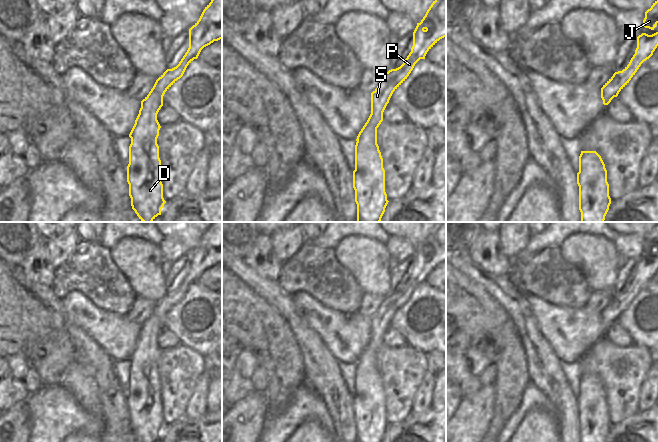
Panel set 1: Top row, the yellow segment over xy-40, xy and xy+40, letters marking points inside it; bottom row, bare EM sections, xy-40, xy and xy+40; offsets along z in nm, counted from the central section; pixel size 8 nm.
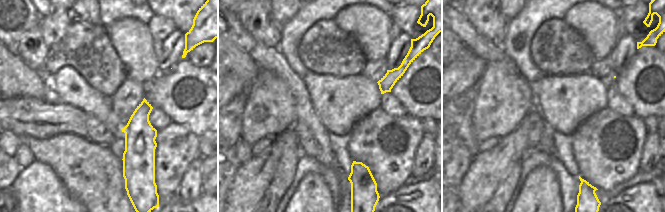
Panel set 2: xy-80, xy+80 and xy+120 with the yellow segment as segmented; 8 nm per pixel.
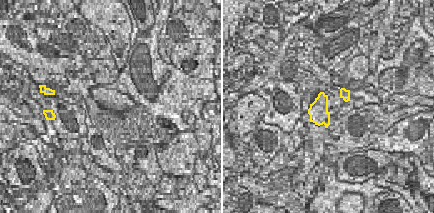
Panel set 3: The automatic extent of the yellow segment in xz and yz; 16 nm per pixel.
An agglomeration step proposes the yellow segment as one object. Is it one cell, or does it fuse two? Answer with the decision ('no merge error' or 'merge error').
no merge error

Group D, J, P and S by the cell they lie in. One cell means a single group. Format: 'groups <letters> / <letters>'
groups D J P S

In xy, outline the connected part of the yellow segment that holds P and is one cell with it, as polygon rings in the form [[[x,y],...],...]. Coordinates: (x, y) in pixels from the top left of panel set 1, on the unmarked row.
[[[436,222],[413,256],[413,270],[403,288],[386,296],[377,312],[371,317],[371,338],[359,356],[355,369],[355,394],[353,412],[357,428],[357,442],[382,442],[388,428],[385,416],[385,394],[383,382],[377,368],[377,352],[383,345],[383,336],[393,316],[407,303],[415,288],[425,283],[427,276],[442,262],[446,261],[446,222]]]

